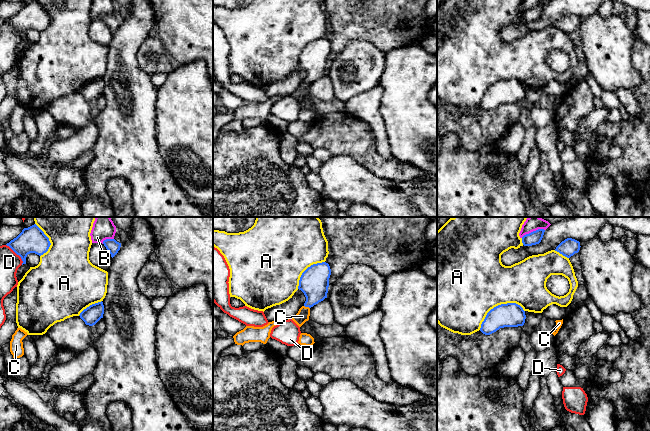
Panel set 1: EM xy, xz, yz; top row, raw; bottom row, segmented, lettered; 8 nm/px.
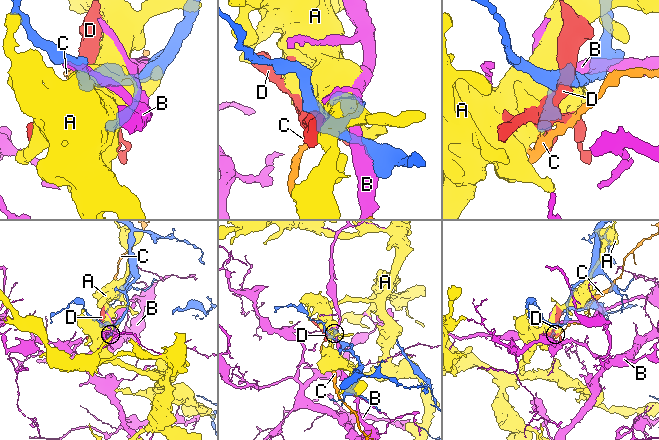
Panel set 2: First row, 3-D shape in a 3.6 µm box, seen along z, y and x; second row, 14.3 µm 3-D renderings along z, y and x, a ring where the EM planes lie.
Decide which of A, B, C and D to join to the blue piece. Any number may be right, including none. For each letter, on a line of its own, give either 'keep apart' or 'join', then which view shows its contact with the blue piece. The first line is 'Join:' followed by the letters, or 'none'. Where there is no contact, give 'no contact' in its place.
Join: none
A: keep apart | yz
B: keep apart | xy
C: keep apart | xz
D: keep apart | xy

